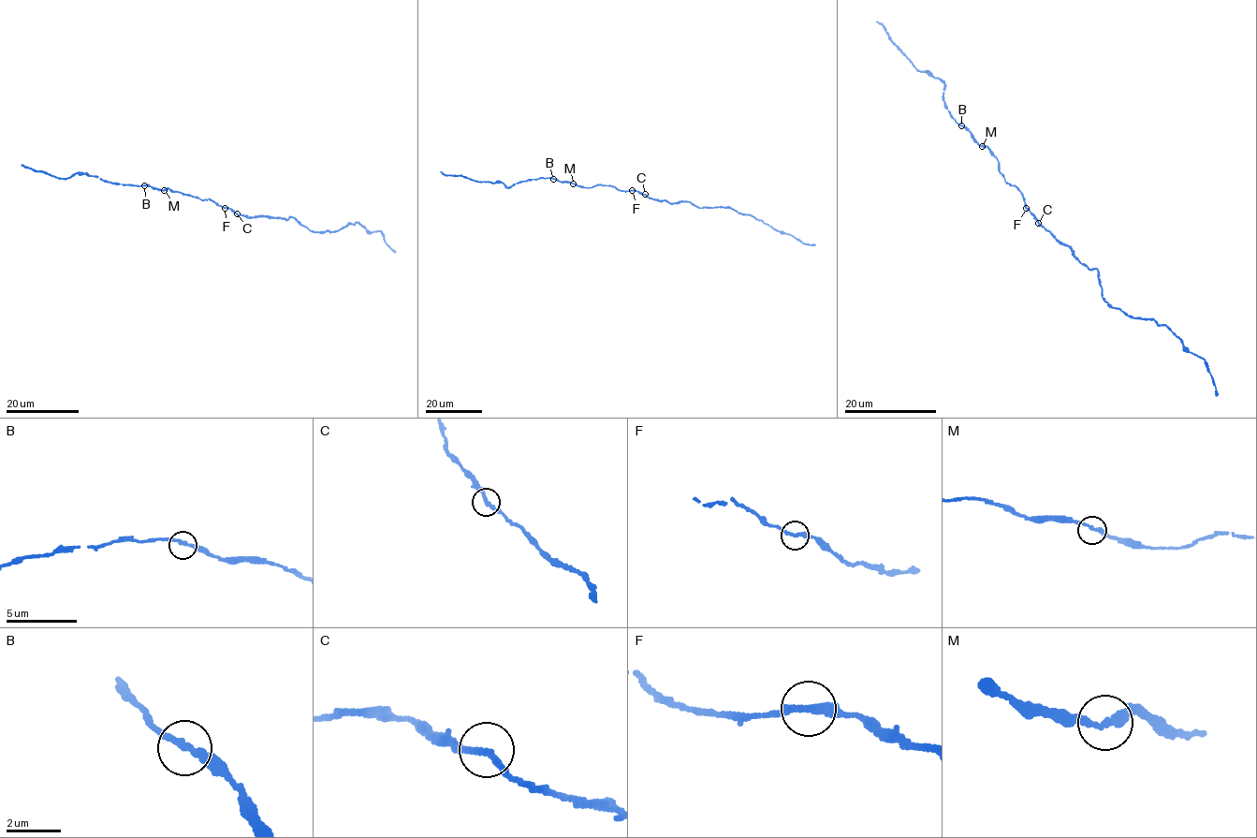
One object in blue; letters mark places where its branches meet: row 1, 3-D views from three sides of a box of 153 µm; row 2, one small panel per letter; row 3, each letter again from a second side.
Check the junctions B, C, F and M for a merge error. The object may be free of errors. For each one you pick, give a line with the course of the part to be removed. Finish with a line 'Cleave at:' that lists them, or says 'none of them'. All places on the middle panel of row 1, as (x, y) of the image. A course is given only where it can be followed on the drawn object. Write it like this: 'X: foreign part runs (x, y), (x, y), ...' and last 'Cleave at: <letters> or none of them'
Cleave at: none of them

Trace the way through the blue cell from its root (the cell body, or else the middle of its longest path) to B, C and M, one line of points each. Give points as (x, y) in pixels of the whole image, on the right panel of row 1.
B: (1026, 208), (1020, 190), (1005, 182), (1000, 171), (996, 157), (961, 125)
C: (1026, 208), (1038, 224)
M: (1026, 208), (1020, 190), (1005, 182), (999, 169), (996, 157), (987, 147), (982, 146)

